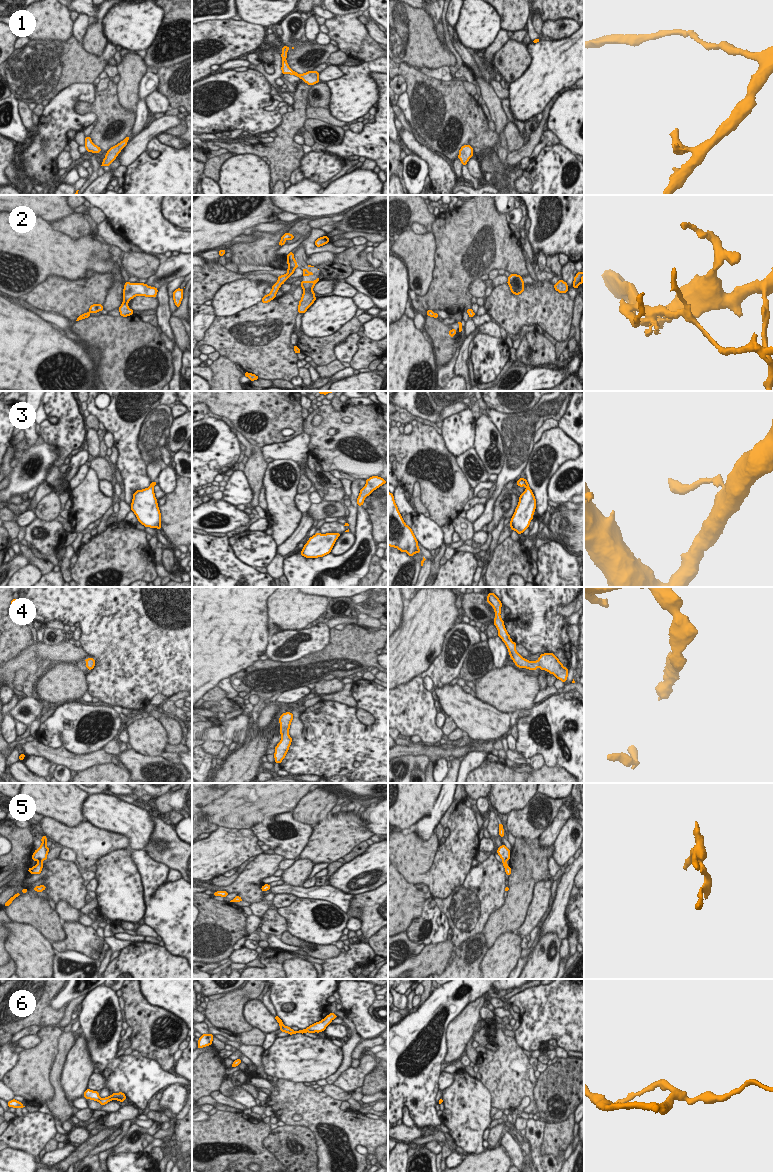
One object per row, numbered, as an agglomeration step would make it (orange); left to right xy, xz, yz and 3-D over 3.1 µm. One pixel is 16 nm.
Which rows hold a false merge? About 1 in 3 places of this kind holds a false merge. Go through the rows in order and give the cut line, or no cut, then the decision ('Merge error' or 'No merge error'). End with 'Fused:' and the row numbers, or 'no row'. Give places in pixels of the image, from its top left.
1: No split. No merge error
2: No split. No merge error
3: No split. No merge error
4: No split. No merge error
5: No split. No merge error
6: No split. No merge error
Fused: no row

